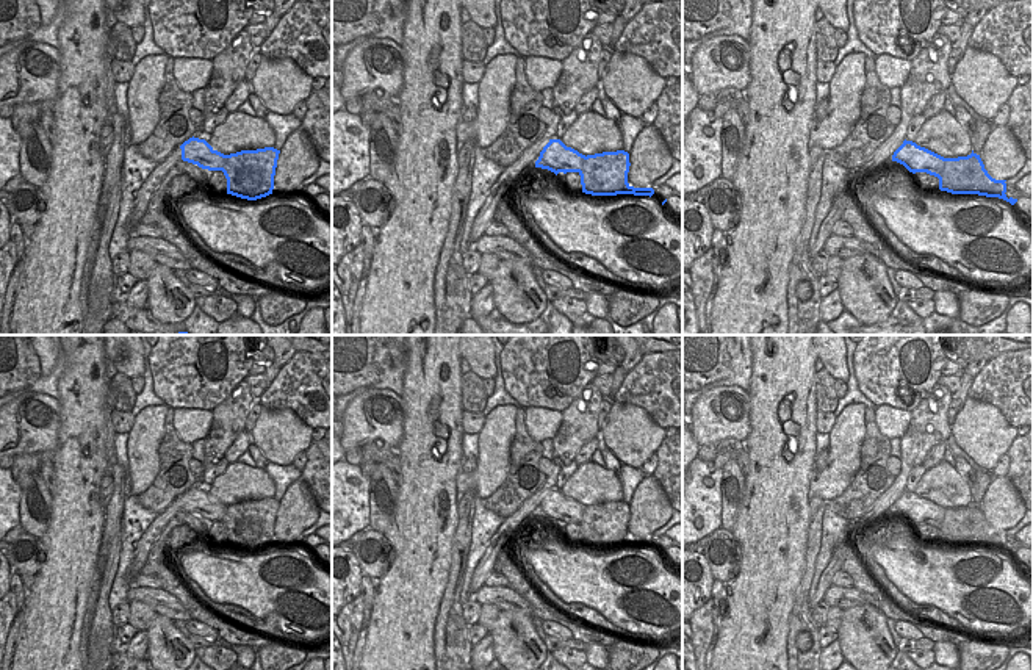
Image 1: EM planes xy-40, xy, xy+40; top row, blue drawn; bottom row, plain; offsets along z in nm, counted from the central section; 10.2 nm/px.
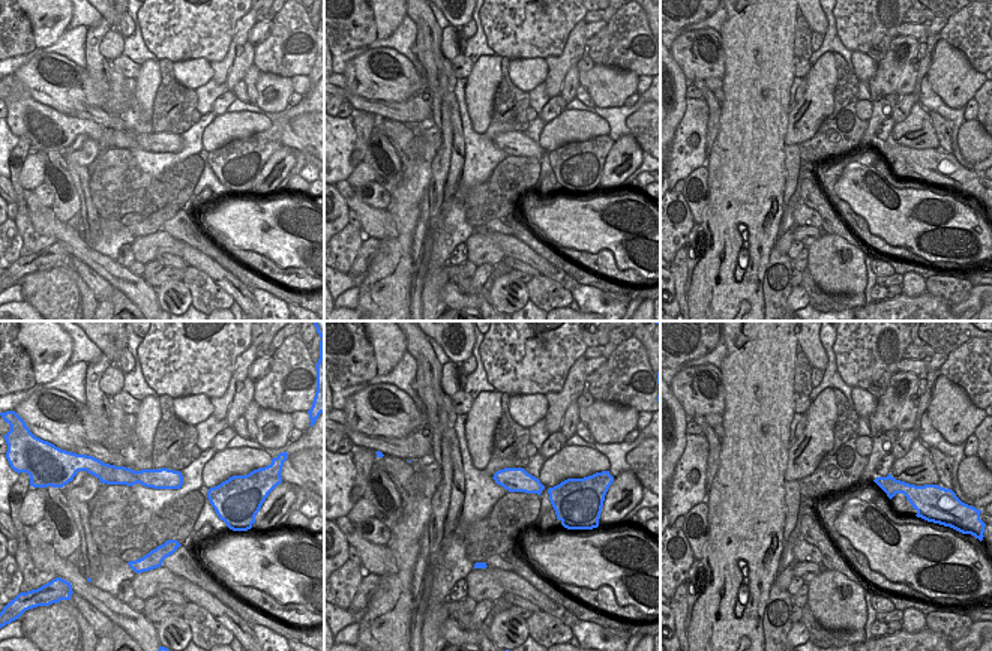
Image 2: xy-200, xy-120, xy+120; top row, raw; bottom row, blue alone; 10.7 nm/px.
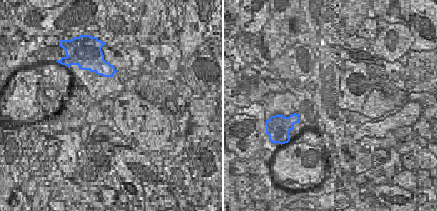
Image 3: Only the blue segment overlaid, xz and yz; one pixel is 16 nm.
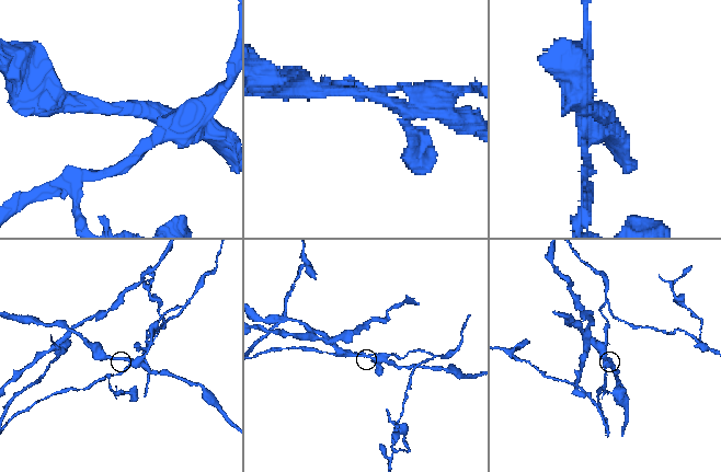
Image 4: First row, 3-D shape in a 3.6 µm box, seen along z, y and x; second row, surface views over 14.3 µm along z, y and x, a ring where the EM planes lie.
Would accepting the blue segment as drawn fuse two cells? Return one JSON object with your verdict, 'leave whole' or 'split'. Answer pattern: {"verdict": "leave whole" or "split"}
{"verdict": "split"}

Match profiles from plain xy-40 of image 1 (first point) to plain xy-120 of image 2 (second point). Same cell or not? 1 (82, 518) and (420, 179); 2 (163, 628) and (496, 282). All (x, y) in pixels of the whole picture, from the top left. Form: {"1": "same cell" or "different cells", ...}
{"1": "same cell", "2": "same cell"}

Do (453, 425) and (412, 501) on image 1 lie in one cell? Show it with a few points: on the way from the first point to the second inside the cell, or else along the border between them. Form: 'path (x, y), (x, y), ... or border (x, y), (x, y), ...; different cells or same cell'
path (453, 443), (453, 459), (429, 482); same cell

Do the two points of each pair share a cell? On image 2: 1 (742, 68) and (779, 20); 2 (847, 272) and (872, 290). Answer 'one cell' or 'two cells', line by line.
1: one cell
2: two cells

